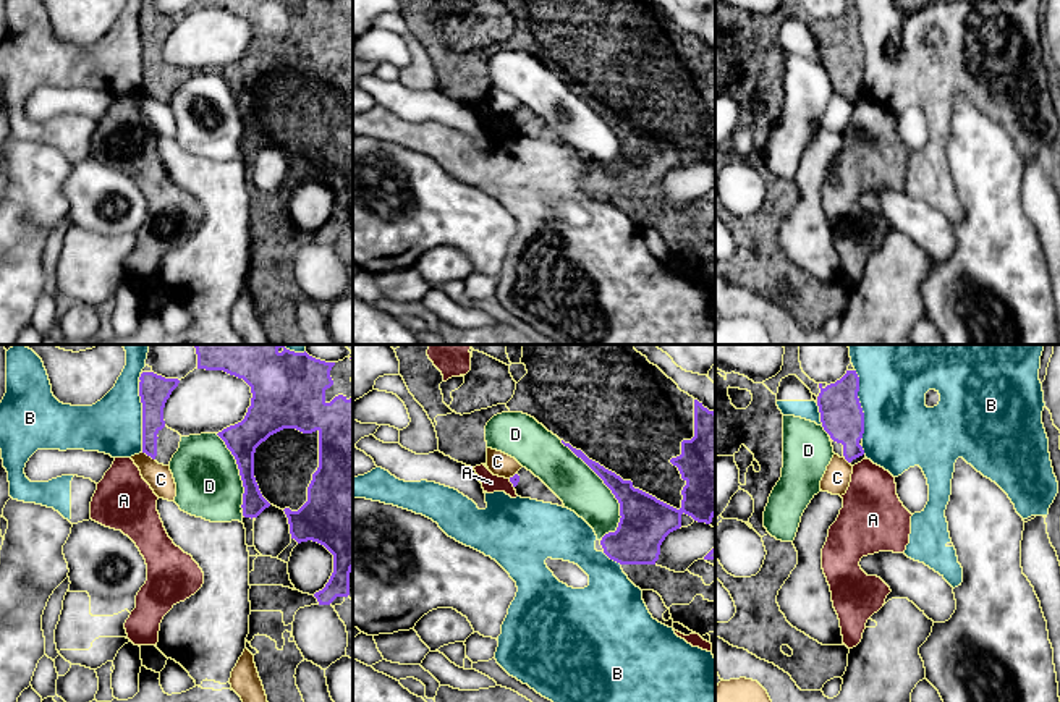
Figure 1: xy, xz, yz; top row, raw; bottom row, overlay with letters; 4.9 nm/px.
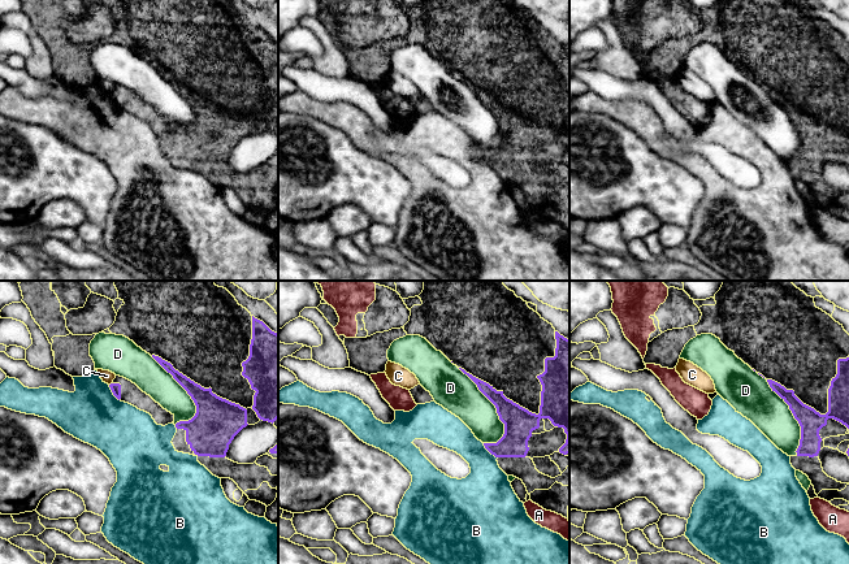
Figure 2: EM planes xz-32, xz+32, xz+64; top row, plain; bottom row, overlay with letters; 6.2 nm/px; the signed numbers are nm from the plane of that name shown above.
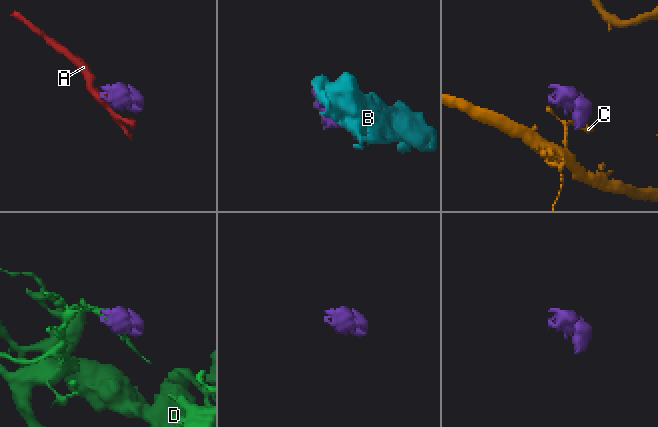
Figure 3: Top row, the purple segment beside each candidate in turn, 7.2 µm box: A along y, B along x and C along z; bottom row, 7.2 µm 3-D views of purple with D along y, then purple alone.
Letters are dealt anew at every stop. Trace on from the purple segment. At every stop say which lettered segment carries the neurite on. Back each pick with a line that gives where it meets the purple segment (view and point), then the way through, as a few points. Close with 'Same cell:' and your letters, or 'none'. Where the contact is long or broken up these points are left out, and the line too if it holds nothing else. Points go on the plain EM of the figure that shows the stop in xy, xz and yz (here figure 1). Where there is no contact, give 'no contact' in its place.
Same cell: none

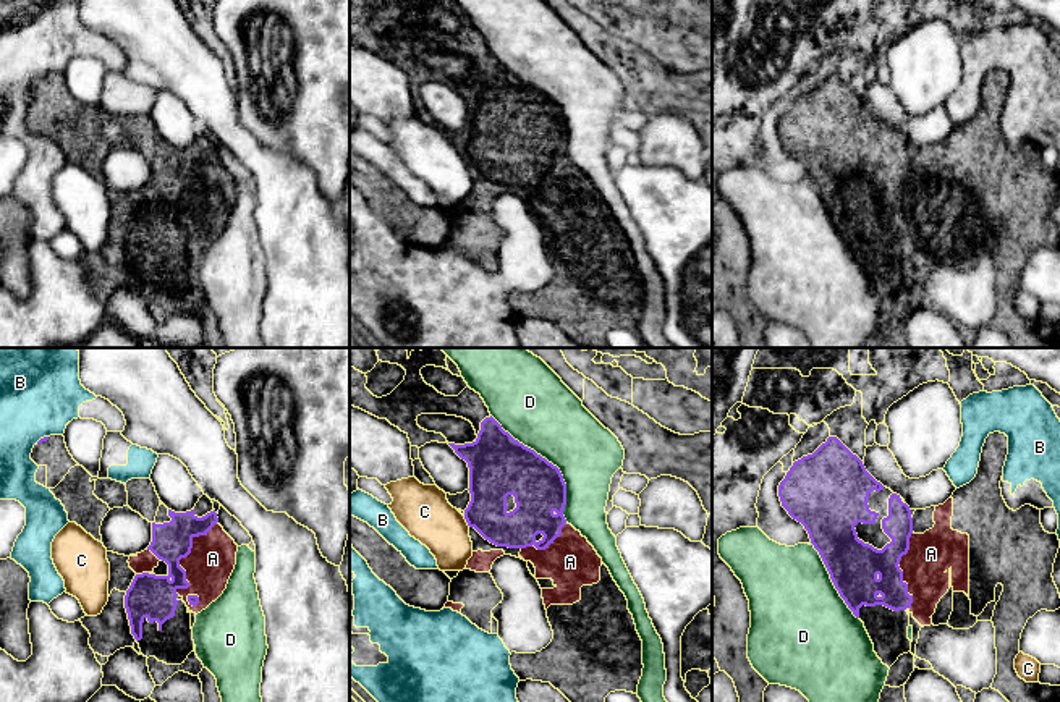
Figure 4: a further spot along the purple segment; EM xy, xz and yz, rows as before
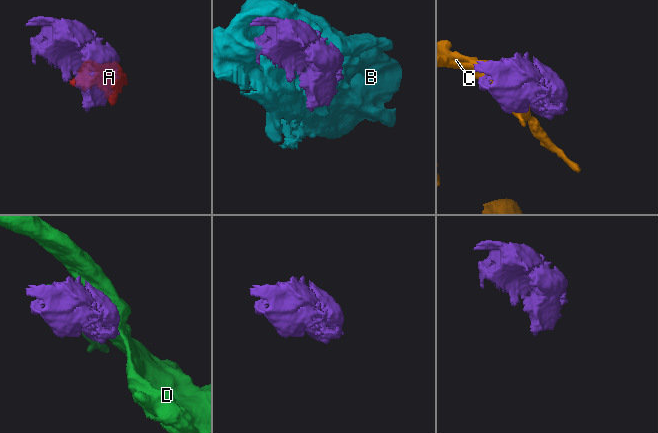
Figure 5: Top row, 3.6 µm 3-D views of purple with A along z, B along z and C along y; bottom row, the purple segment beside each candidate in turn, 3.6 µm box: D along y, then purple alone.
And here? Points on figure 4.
A: meets purple in xy at (183, 194)
Same cell: A

